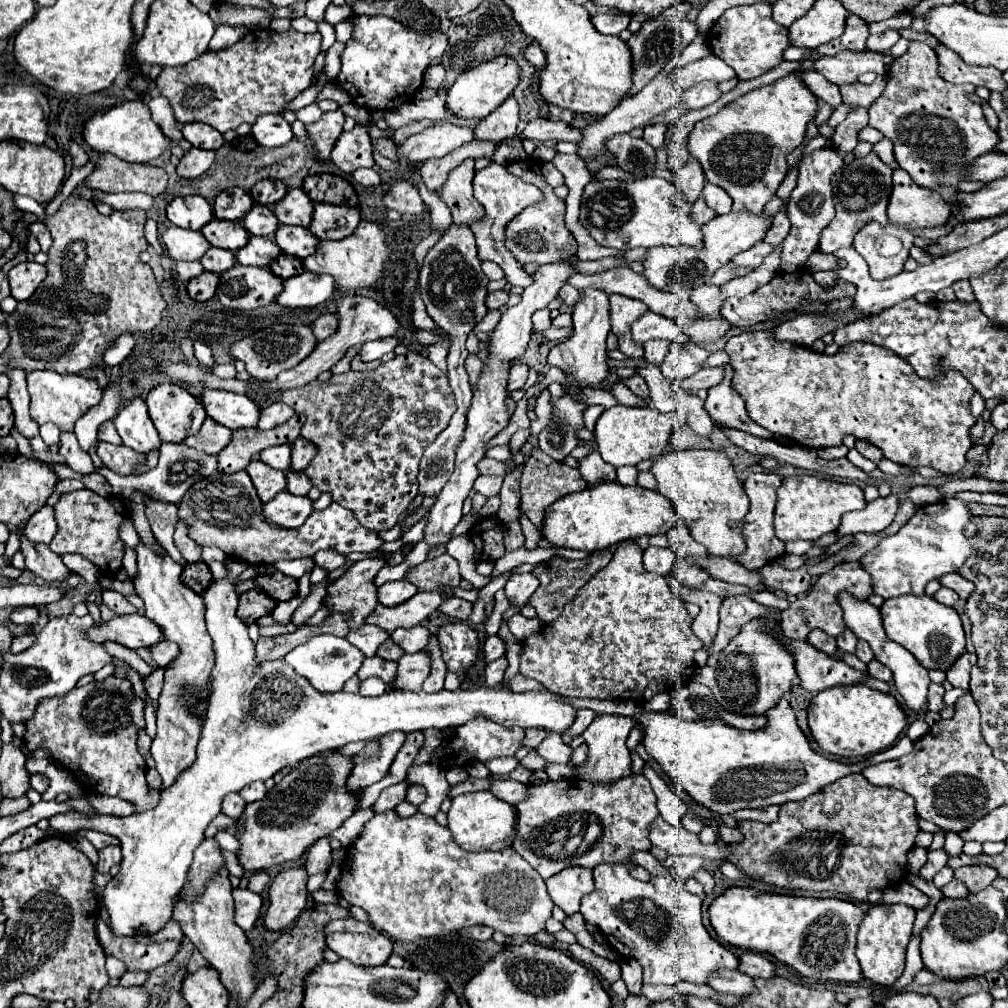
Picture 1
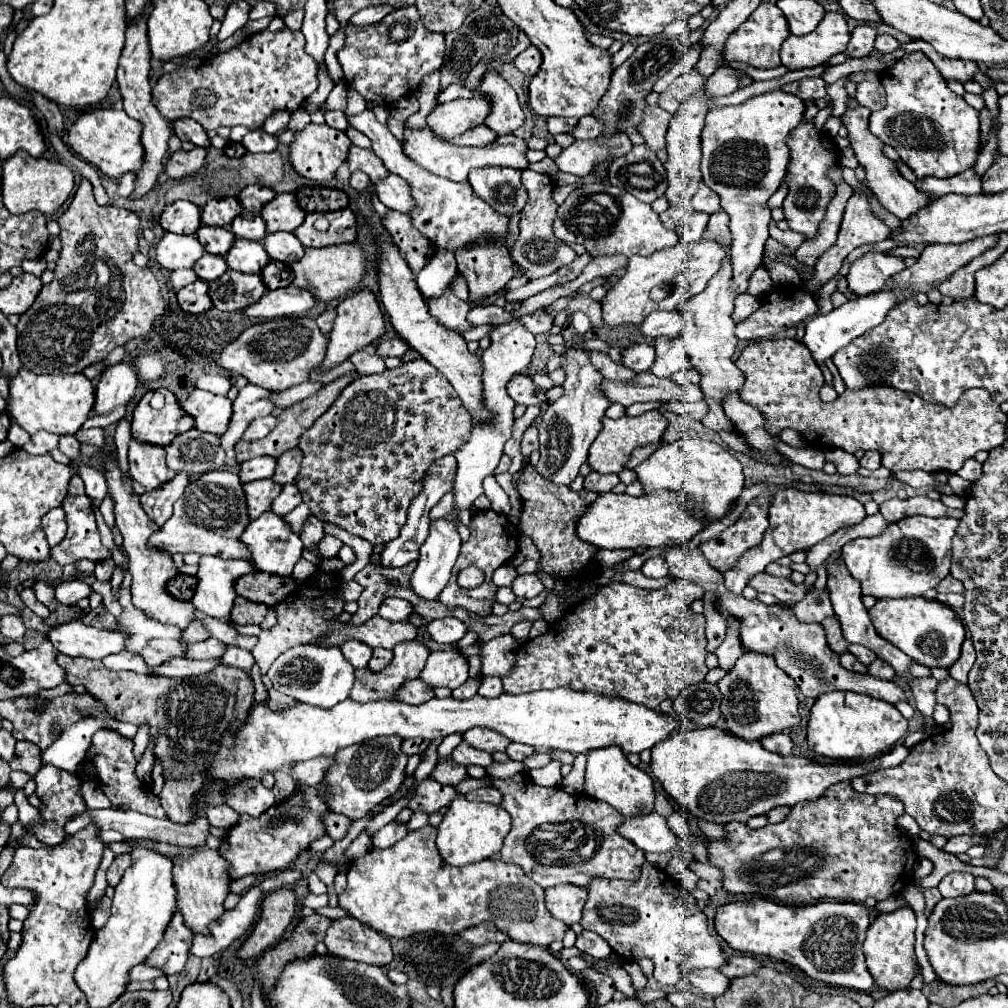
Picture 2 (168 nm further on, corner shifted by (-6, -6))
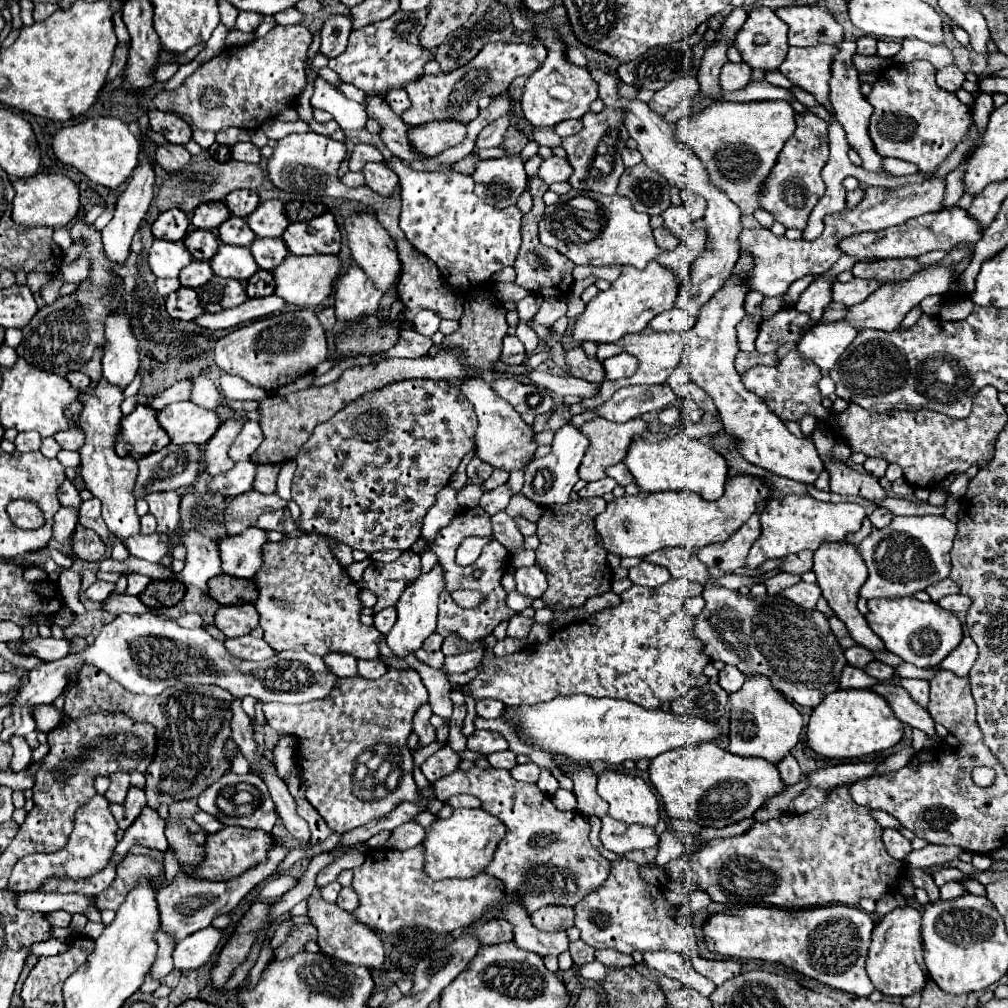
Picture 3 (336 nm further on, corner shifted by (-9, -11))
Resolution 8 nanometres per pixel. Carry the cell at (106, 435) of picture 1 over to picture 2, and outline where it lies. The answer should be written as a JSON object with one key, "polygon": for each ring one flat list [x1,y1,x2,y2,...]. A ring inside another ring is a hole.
{"polygon":[[88,428,88,430,78,430,76,434,76,440,78,442,84,442,84,444,92,444,96,448,102,448,104,446,104,430,102,428]]}

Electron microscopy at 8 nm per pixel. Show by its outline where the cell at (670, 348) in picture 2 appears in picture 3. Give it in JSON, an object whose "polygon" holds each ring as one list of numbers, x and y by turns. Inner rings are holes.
{"polygon":[[631,333,623,337,623,345,625,351,635,355,639,359,639,369,635,375,627,377,627,379,619,379,619,381,603,381,603,391,599,397,595,397,595,403,607,401,619,387,627,387,627,385,655,385,655,383,665,383,667,377,671,375,671,371,675,371,675,367,679,367,683,363,683,355,685,355,685,335,681,333]]}

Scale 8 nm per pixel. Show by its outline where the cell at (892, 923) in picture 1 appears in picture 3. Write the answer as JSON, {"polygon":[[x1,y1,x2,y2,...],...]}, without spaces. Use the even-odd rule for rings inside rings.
{"polygon":[[909,905,897,907,887,913,873,929,873,939,867,955,867,973,877,991,895,997,907,997,917,993,927,983,927,971,923,965,921,943,921,913]]}

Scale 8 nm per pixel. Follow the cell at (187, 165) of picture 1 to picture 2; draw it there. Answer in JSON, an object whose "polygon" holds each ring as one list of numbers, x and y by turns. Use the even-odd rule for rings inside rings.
{"polygon":[[194,148,190,152,178,150,178,152,170,154,170,160,164,166,164,172,170,178,184,178,188,174,194,174,204,164,204,156,206,156,204,148]]}

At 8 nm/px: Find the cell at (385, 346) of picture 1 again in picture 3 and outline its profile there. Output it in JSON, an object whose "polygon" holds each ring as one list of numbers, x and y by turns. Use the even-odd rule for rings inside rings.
{"polygon":[[403,327,399,331,399,339,395,343,395,347,391,347,391,351,385,351,385,357,423,357,427,355,427,351,431,349,433,341,429,337,419,335,417,331,411,331,409,327]]}

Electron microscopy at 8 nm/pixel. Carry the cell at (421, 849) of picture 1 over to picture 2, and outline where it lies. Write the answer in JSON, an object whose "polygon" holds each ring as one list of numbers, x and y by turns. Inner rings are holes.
{"polygon":[[424,826,420,830,408,832,400,842,394,846,380,850,372,848,364,856,356,858,348,868,348,886,344,894,340,894,340,906,362,924,370,926,372,930,394,936,394,938,408,938,416,932,440,932,440,934,458,934,468,926,476,926,480,922,494,922,498,930,508,934,510,940,534,946,550,946,556,940,562,940,568,926,552,916,544,906,544,890,536,886,530,878,520,874,518,866,500,862,498,858,488,858,480,864,452,868,440,862,436,852,436,828]]}

